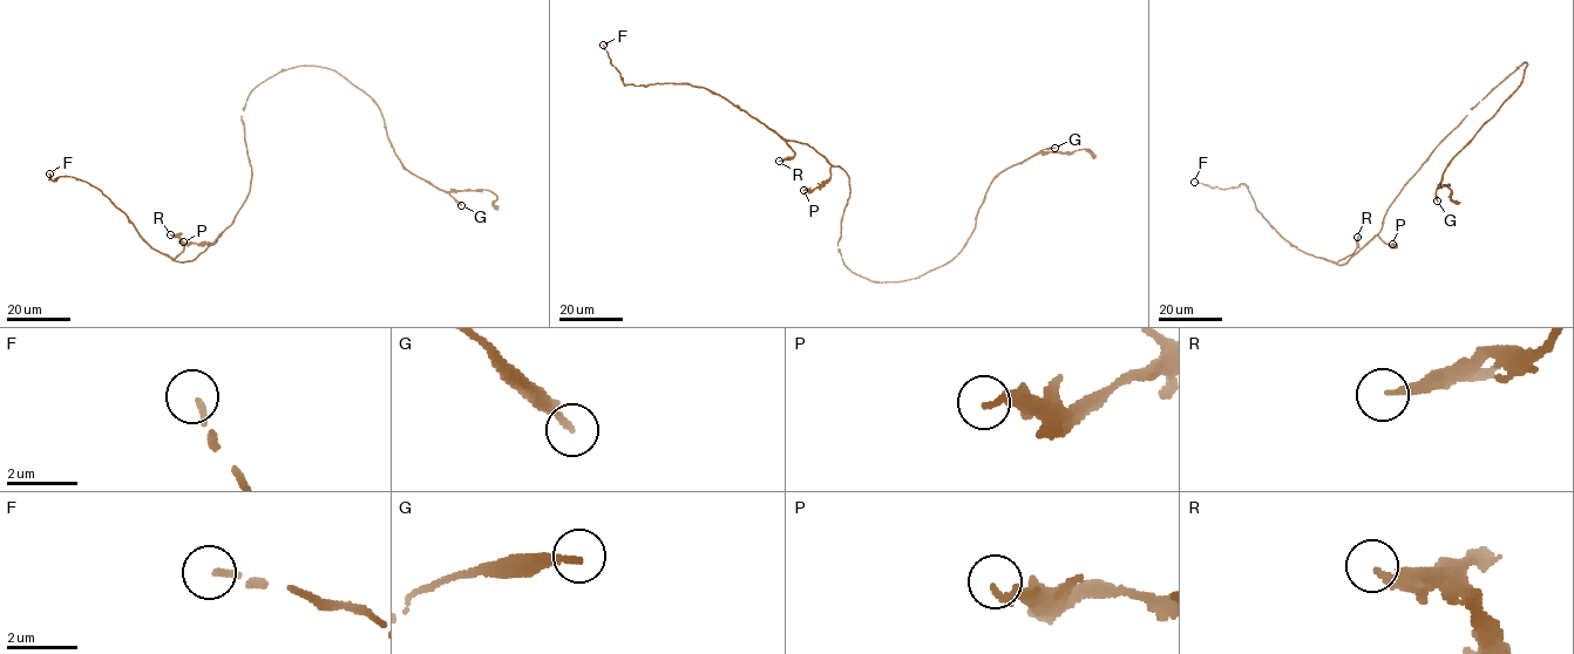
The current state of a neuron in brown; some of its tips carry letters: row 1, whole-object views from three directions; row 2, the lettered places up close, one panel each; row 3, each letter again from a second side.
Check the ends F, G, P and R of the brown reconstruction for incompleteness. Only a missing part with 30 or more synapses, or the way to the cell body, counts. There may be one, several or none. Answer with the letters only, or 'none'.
none

